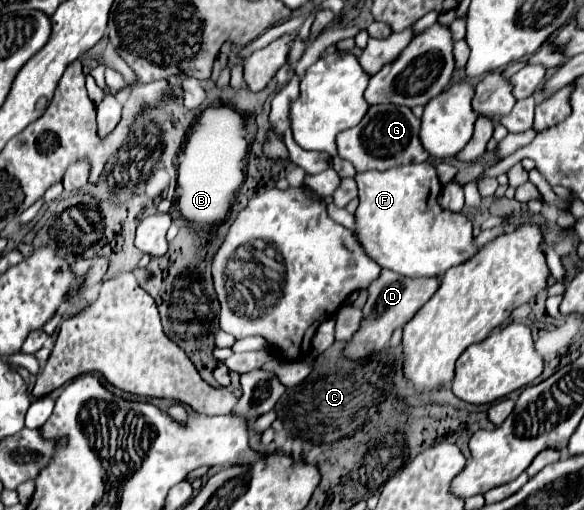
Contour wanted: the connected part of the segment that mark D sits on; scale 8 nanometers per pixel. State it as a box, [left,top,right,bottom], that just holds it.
[345,271,439,359]

